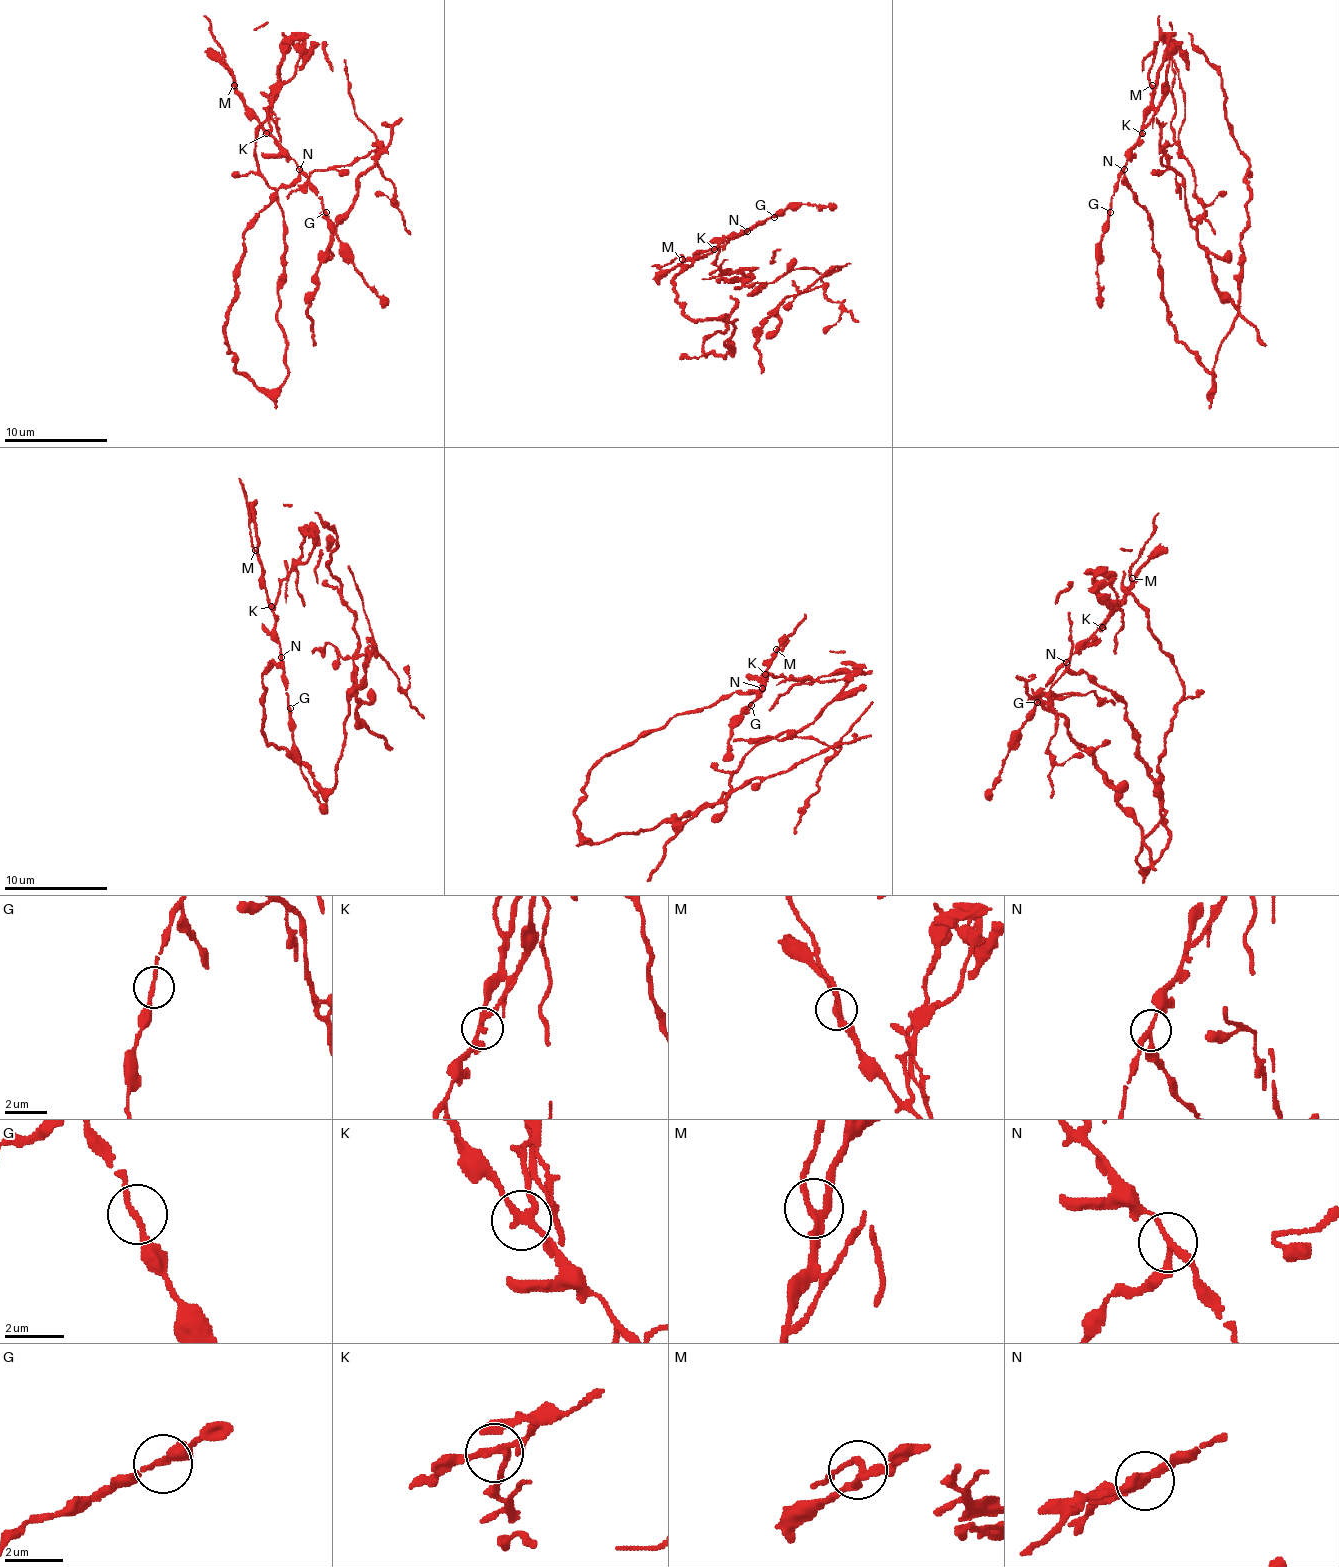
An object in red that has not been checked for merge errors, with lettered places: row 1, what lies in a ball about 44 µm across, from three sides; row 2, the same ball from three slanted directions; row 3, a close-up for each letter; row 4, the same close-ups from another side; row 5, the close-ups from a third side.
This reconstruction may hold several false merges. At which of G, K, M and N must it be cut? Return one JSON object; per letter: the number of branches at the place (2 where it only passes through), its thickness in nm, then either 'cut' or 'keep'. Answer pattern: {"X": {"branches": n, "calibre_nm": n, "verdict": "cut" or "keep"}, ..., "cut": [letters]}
{"G": {"branches": 2, "calibre_nm": 180, "verdict": "keep"}, "K": {"branches": 3, "calibre_nm": 220, "verdict": "cut"}, "M": {"branches": 3, "calibre_nm": 200, "verdict": "keep"}, "N": {"branches": 3, "calibre_nm": 200, "verdict": "cut"}, "cut": ["K", "N"]}

